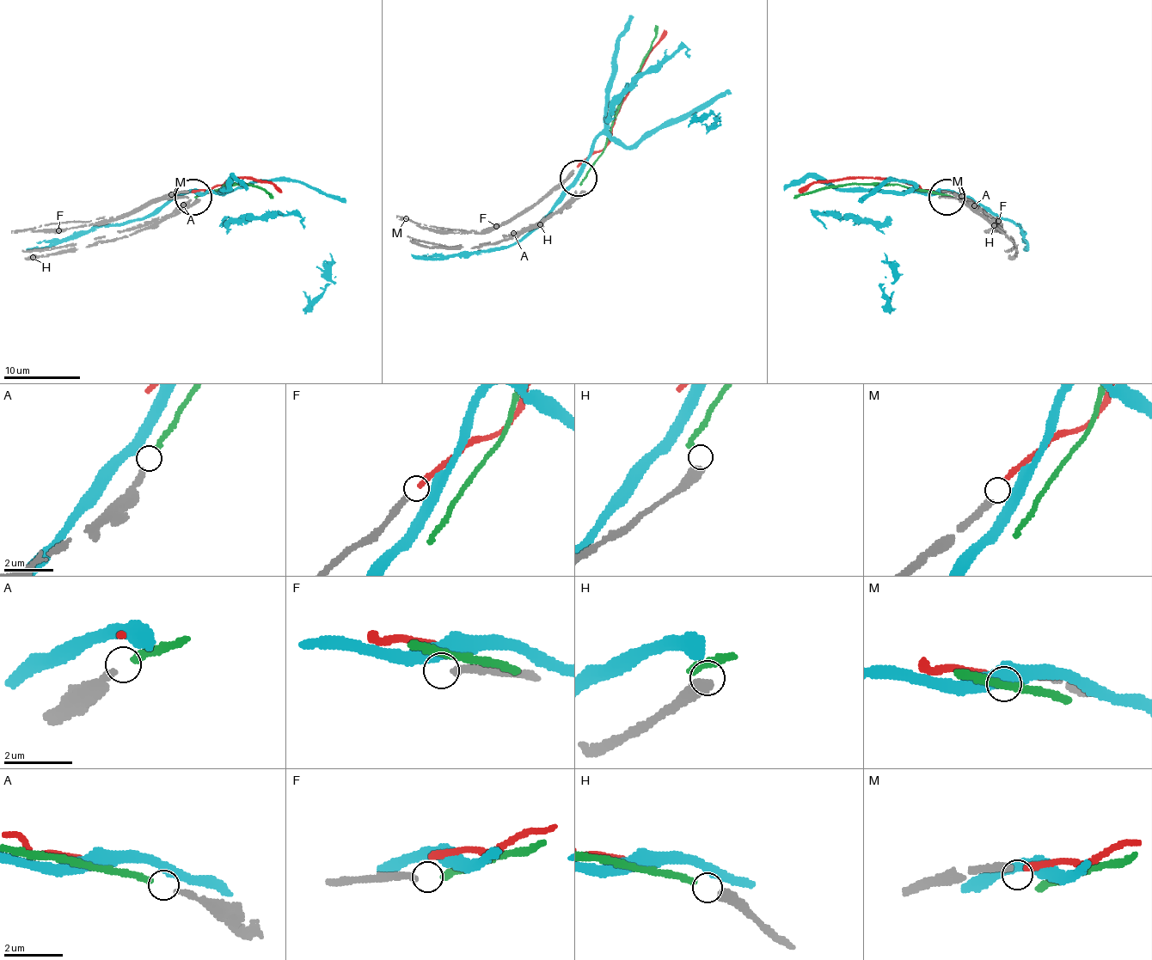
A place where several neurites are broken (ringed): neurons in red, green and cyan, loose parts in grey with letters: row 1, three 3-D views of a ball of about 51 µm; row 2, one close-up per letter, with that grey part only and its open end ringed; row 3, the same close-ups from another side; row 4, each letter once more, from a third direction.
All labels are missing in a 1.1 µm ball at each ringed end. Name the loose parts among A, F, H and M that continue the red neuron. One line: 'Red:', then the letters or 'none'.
Red: M

